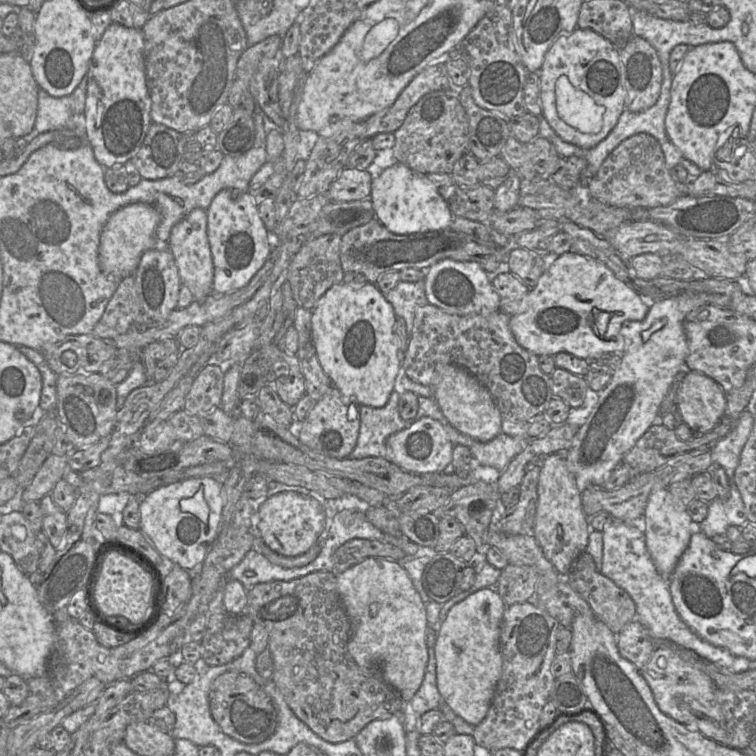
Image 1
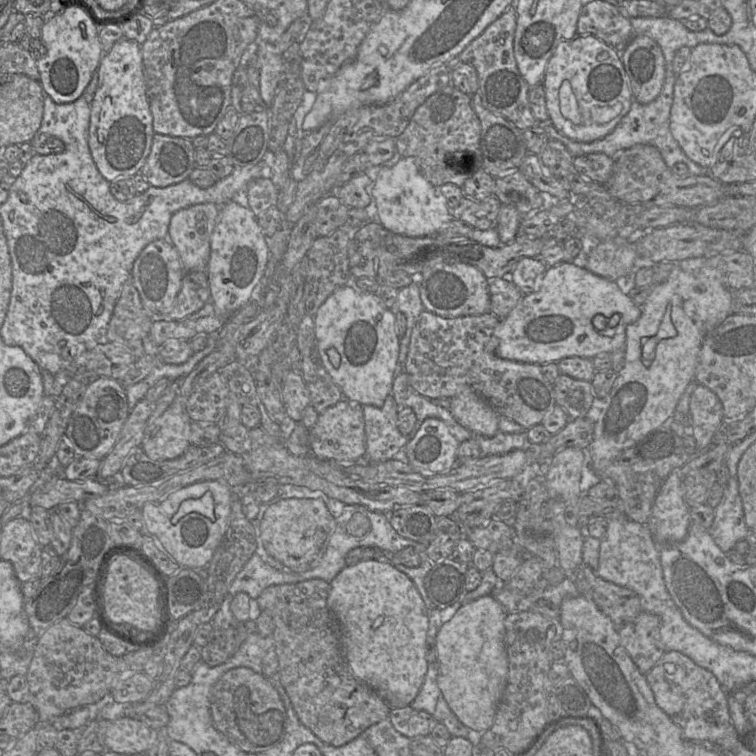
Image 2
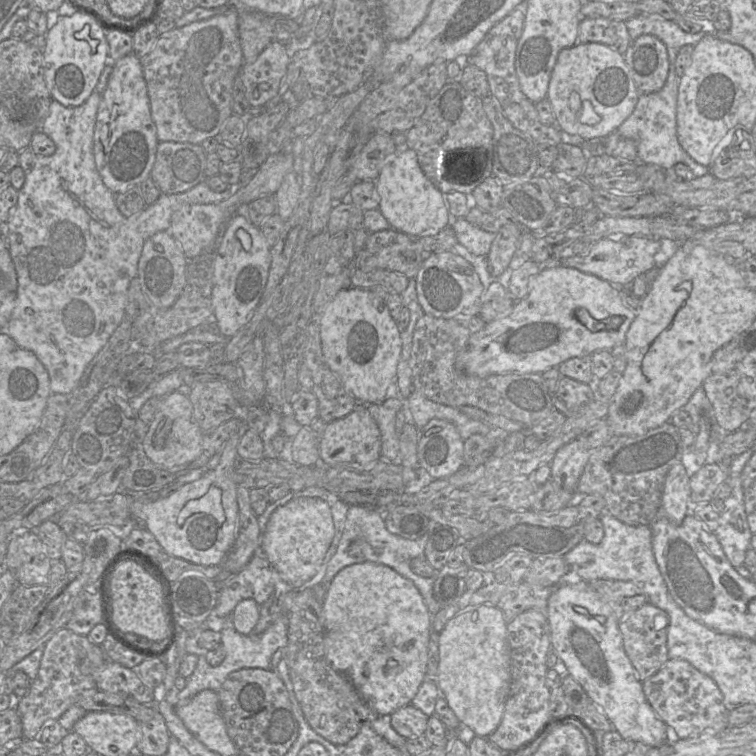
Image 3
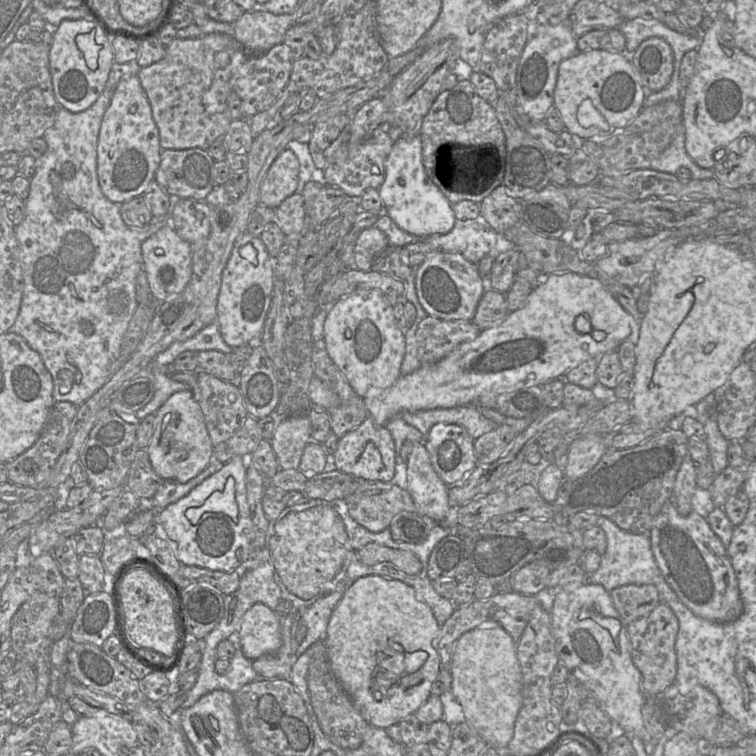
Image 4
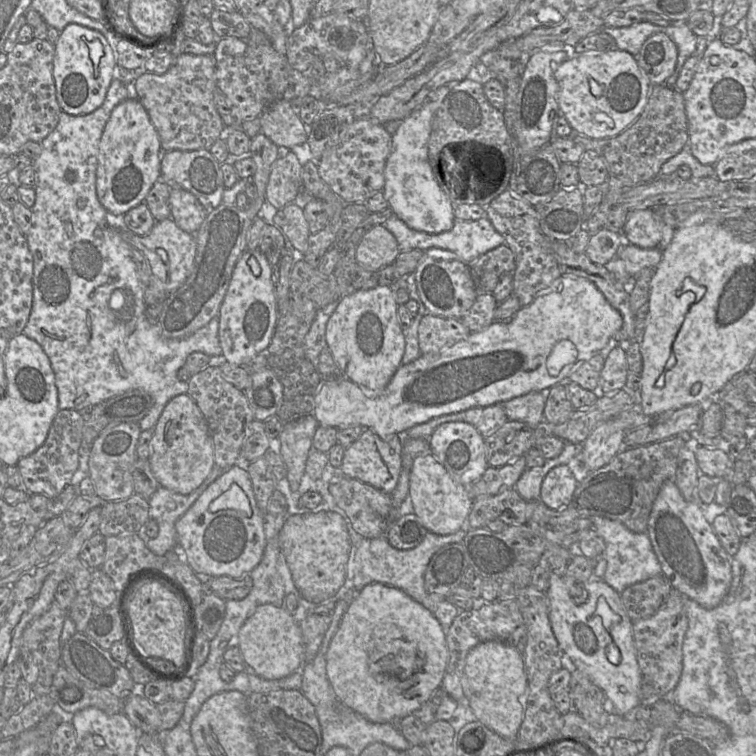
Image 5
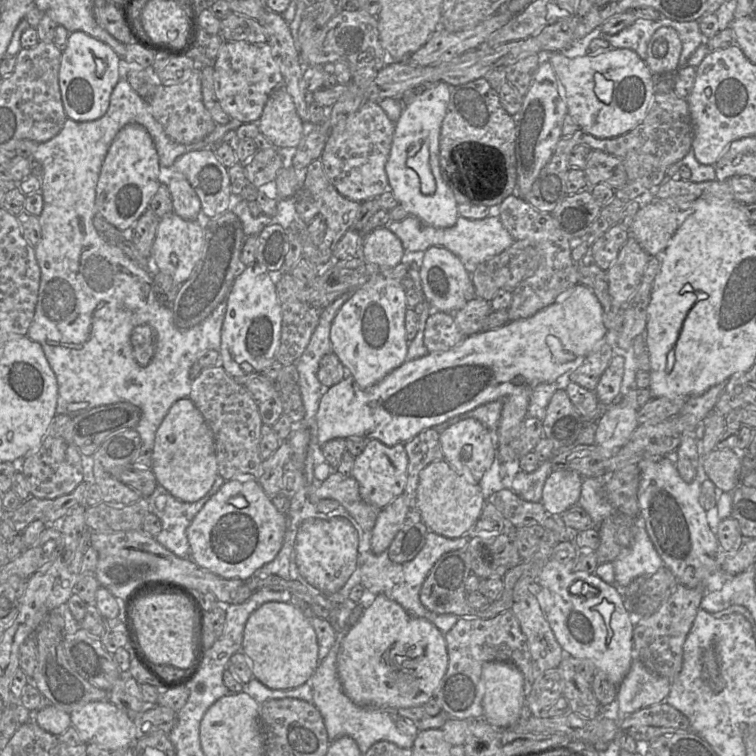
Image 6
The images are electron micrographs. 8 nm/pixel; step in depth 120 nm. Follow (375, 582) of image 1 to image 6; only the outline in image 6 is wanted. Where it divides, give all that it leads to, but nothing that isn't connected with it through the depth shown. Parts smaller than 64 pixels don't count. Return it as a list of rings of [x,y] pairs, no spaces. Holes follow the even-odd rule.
[[[383,594],[370,596],[359,620],[337,633],[343,633],[337,674],[344,693],[358,706],[423,706],[434,696],[448,668],[445,635],[427,619],[409,614]]]

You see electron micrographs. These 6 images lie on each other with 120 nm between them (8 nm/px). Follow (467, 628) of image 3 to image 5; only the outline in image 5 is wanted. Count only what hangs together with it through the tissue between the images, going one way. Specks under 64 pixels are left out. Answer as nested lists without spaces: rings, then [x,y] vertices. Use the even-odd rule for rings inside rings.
[[[497,640],[474,646],[466,656],[462,686],[477,721],[506,740],[517,738],[525,711],[528,684],[523,655],[515,647]]]

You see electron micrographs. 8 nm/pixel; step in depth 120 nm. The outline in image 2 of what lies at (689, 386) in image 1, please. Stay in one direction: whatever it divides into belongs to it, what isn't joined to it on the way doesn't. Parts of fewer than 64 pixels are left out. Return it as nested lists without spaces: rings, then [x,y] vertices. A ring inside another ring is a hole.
[[[698,384],[690,397],[693,437],[697,449],[704,451],[712,445],[712,439],[723,422],[723,406],[717,395]]]

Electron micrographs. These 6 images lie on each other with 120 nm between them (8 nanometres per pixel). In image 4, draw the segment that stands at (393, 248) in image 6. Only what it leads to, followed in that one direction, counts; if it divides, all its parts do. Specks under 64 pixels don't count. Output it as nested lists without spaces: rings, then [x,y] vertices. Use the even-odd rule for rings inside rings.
[[[377,227],[363,229],[354,247],[353,266],[360,271],[371,270],[375,259],[389,246],[386,235]]]

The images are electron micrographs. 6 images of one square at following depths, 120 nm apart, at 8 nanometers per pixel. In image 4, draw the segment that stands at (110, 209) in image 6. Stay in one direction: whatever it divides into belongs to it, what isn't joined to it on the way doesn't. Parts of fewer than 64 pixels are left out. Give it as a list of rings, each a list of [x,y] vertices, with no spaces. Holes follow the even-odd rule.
[[[139,77],[123,78],[103,116],[97,147],[97,175],[104,196],[122,204],[143,195],[161,162],[160,136]]]

